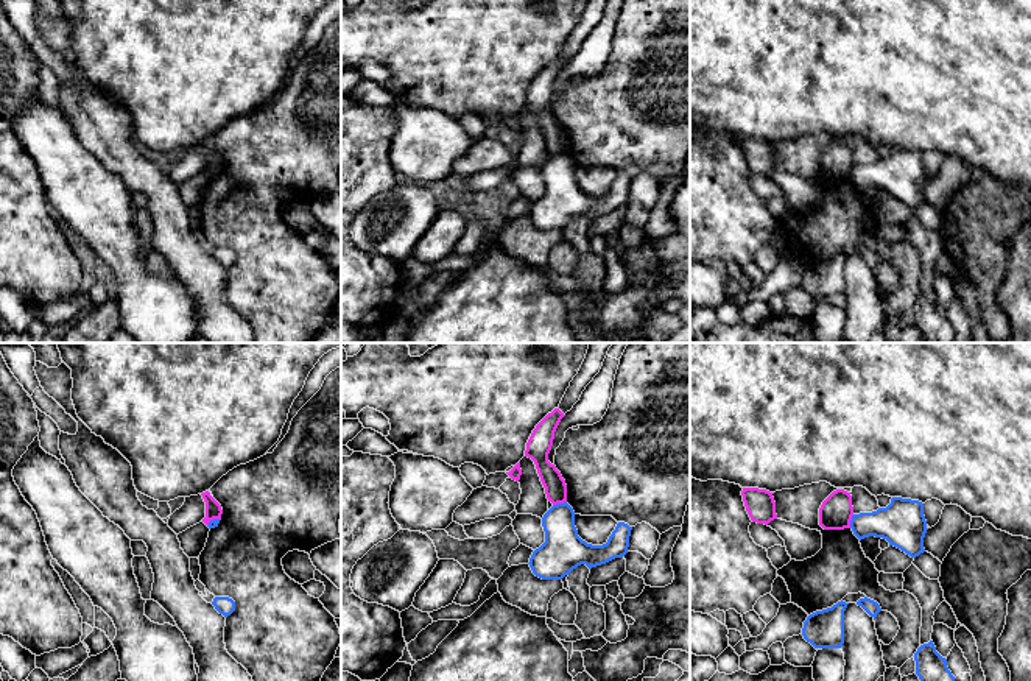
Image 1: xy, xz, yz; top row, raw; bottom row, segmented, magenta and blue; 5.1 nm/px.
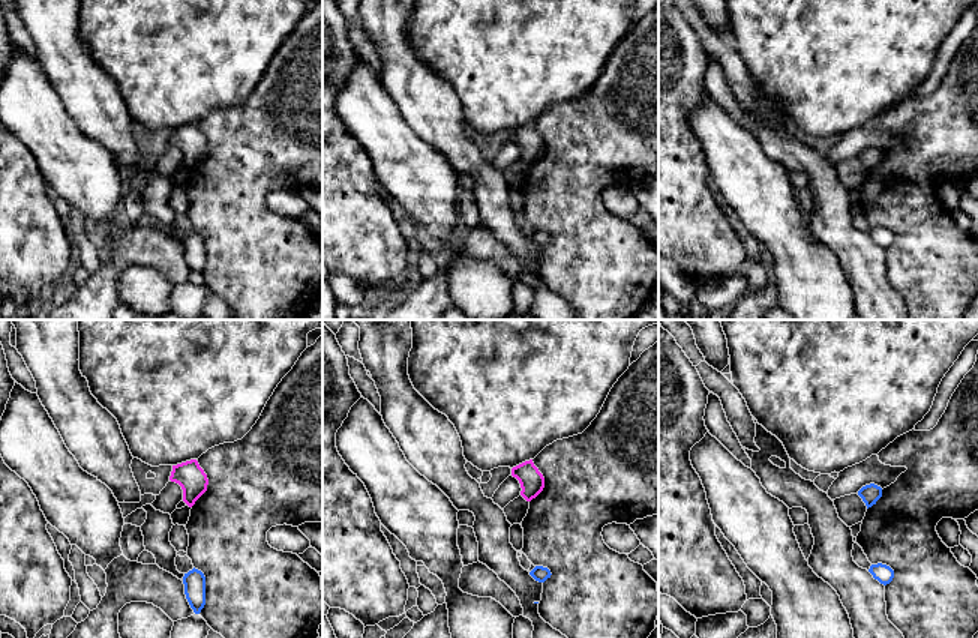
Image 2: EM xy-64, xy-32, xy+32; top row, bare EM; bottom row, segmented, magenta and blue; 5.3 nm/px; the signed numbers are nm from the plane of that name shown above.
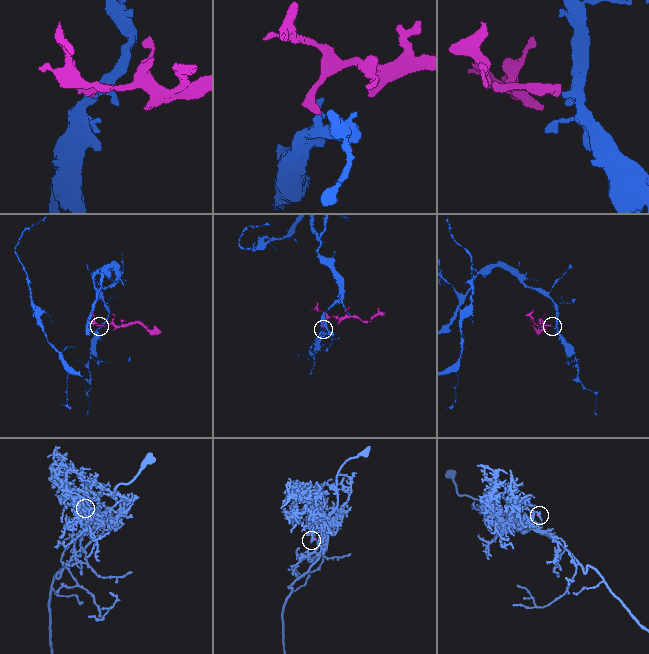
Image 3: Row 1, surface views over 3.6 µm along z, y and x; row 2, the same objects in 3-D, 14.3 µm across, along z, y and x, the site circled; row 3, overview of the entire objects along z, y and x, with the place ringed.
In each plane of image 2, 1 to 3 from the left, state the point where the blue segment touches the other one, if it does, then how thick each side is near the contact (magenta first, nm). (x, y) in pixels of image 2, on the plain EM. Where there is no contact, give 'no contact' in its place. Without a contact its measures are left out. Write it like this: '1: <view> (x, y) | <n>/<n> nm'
1: no contact
2: no contact
3: no contact

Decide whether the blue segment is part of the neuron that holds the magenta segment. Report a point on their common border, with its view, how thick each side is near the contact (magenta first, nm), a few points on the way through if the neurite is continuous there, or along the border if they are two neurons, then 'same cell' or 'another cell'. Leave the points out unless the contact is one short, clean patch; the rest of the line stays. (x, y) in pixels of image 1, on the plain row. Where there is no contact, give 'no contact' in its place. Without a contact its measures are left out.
contact xz (559, 153); calibres 110 and 220 nm; border xz (566, 151), (553, 156); another cell

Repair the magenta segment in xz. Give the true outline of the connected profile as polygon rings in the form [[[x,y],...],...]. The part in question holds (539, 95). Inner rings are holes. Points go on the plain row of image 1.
[[[559,59],[548,64],[533,81],[525,101],[525,108],[534,112],[540,132],[545,139],[547,150],[553,156],[567,153],[565,131],[556,117],[548,112],[554,83],[564,67],[565,65]]]

